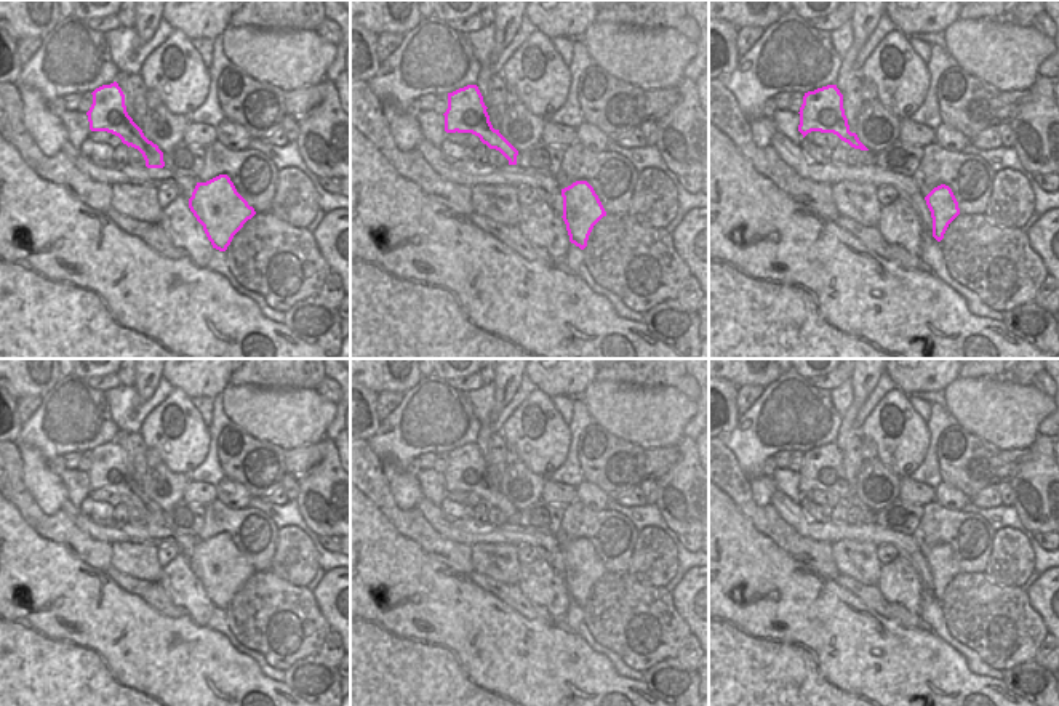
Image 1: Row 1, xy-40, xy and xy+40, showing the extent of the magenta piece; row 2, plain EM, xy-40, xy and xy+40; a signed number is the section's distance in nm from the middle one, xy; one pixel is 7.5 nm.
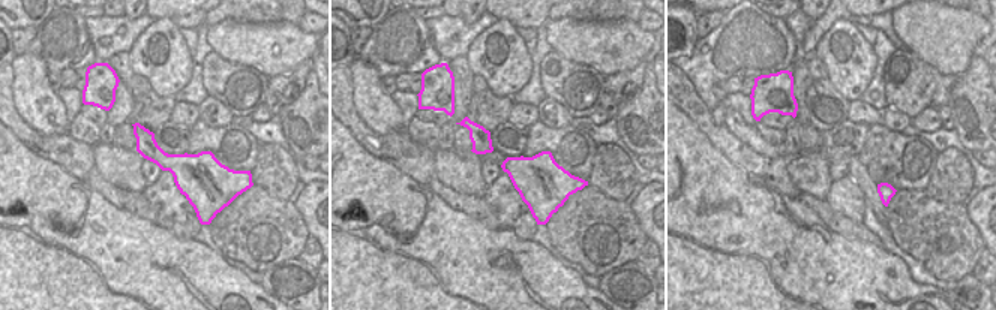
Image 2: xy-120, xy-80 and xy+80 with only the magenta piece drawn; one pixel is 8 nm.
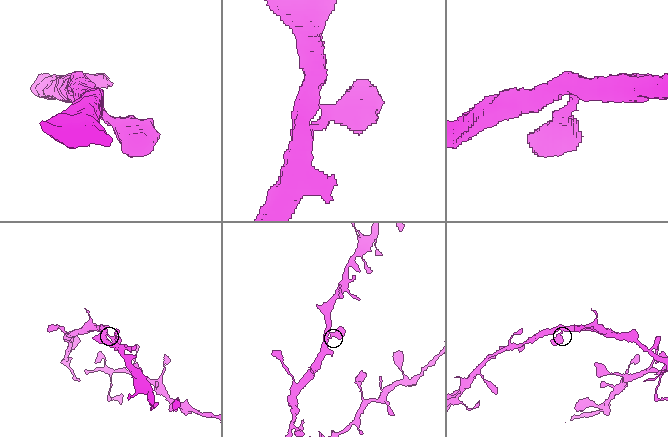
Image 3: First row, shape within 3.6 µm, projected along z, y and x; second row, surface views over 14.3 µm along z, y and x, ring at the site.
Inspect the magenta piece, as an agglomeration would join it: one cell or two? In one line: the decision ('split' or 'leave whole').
leave whole

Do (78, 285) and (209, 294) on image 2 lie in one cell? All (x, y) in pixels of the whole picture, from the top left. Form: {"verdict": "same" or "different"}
{"verdict": "same"}

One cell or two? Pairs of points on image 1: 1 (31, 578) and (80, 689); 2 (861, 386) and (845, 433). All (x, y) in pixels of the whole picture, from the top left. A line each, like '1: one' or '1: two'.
1: one
2: one

